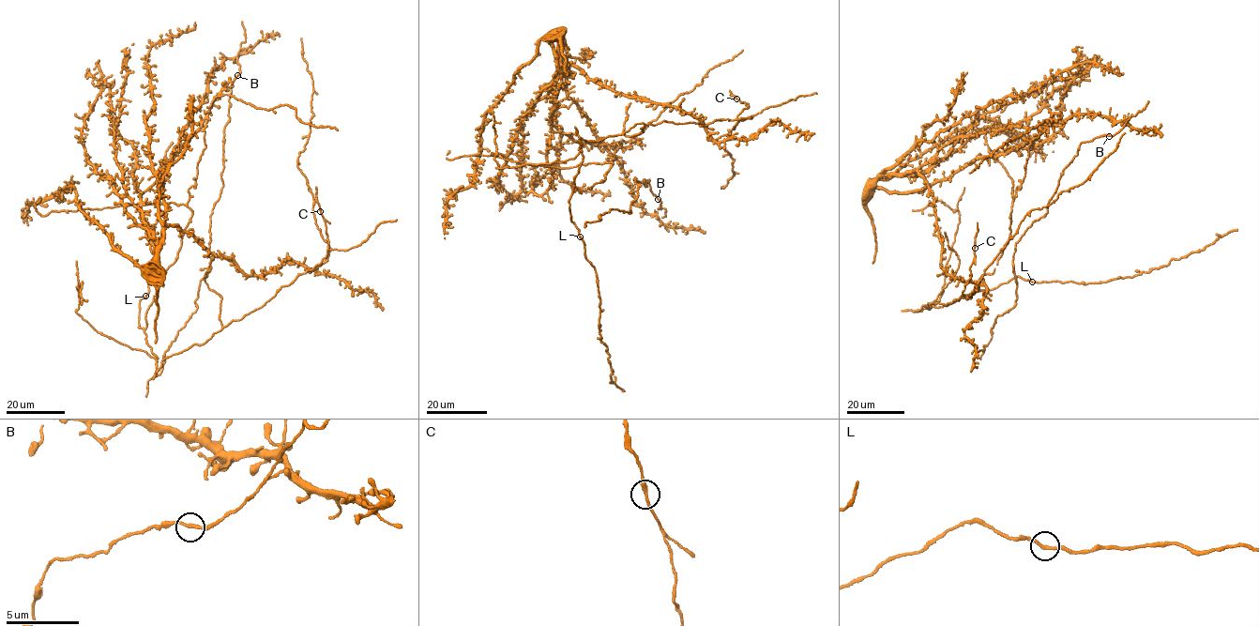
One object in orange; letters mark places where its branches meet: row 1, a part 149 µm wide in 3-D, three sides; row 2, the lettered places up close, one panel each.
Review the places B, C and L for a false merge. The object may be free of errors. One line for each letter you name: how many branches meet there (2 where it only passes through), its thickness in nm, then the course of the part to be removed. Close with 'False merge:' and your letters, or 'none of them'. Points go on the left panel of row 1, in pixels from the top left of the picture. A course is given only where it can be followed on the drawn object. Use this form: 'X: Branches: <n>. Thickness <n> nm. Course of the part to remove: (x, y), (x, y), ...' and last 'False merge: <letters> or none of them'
False merge: none of them

